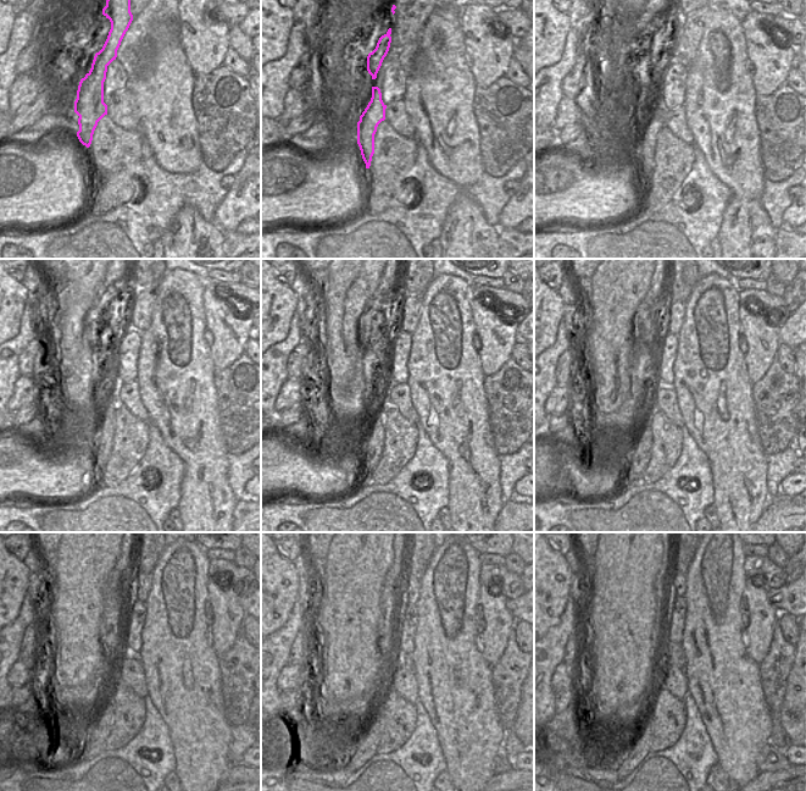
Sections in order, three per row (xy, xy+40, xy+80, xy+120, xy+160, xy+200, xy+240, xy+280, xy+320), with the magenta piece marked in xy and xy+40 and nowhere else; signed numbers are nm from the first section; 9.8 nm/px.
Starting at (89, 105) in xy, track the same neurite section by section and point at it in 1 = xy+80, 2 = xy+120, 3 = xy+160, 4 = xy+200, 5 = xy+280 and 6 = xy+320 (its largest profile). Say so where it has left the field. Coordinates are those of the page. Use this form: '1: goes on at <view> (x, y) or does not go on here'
1: goes on at xy+80 (655, 123)
2: goes on at xy+120 (101, 444)
3: goes on at xy+160 (370, 453)
4: goes on at xy+200 (643, 451)
5: goes on at xy+280 (366, 745)
6: goes on at xy+320 (640, 747)

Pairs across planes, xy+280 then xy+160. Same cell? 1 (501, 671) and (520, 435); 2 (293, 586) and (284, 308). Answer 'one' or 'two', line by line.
1: one
2: one

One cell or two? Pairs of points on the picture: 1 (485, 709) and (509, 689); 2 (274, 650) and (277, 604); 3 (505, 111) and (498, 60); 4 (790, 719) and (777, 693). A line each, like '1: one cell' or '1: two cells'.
1: two cells
2: two cells
3: two cells
4: two cells

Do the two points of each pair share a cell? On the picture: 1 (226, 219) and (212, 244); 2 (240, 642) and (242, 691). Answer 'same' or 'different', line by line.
1: different
2: same

